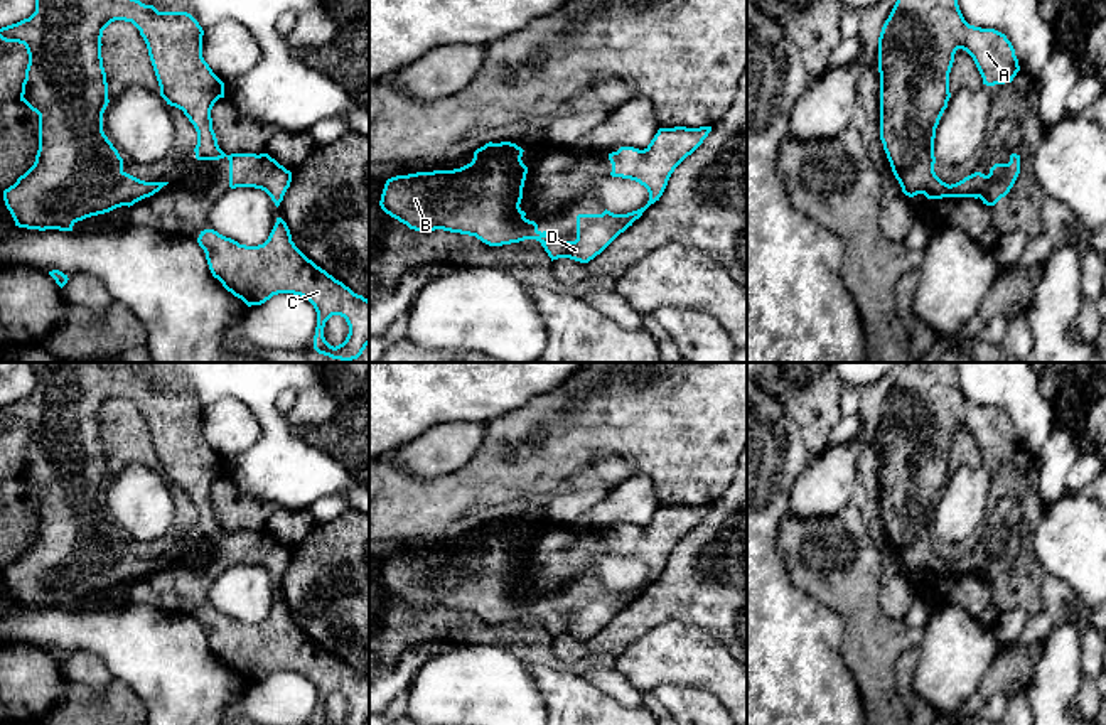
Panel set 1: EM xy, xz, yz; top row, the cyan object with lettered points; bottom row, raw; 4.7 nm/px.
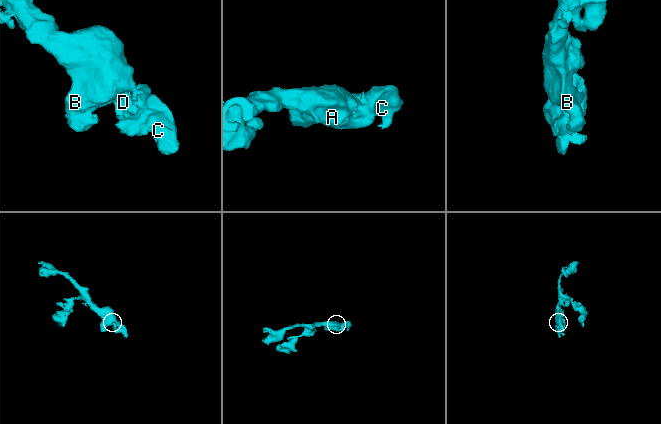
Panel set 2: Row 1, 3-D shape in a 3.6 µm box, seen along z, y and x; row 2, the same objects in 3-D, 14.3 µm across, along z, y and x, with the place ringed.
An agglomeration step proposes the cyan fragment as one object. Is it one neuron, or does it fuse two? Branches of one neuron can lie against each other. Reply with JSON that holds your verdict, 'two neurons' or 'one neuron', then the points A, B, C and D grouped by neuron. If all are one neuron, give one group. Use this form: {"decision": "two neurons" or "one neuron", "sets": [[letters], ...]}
{"decision": "one neuron", "sets": [["A", "B", "C", "D"]]}

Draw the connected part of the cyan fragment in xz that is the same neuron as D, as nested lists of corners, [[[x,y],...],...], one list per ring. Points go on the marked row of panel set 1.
[[[711,126],[659,128],[644,150],[620,147],[609,153],[610,175],[639,182],[647,189],[649,201],[627,214],[607,209],[602,214],[578,214],[575,241],[548,241],[550,233],[541,233],[534,221],[524,218],[519,204],[528,167],[521,160],[524,150],[511,142],[486,143],[460,169],[391,177],[379,206],[420,233],[443,229],[475,236],[489,246],[536,239],[551,261],[570,258],[588,263],[659,201],[674,169],[710,132]]]

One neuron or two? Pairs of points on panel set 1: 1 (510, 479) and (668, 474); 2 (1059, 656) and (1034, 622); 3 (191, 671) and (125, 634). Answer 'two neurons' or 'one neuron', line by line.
1: one neuron
2: two neurons
3: one neuron

